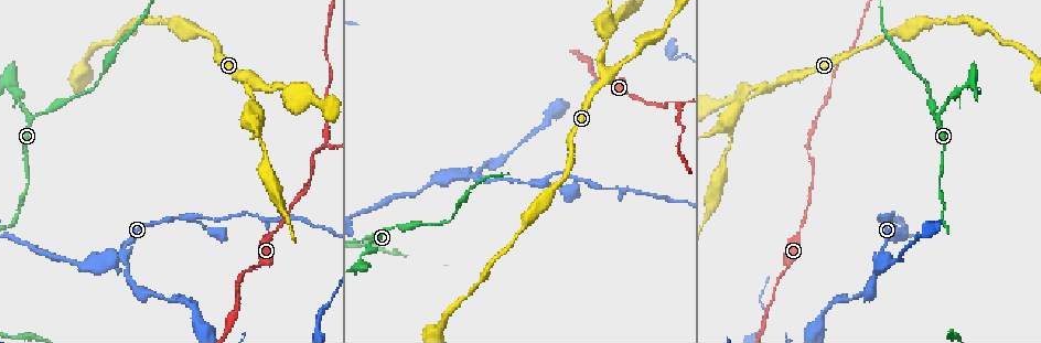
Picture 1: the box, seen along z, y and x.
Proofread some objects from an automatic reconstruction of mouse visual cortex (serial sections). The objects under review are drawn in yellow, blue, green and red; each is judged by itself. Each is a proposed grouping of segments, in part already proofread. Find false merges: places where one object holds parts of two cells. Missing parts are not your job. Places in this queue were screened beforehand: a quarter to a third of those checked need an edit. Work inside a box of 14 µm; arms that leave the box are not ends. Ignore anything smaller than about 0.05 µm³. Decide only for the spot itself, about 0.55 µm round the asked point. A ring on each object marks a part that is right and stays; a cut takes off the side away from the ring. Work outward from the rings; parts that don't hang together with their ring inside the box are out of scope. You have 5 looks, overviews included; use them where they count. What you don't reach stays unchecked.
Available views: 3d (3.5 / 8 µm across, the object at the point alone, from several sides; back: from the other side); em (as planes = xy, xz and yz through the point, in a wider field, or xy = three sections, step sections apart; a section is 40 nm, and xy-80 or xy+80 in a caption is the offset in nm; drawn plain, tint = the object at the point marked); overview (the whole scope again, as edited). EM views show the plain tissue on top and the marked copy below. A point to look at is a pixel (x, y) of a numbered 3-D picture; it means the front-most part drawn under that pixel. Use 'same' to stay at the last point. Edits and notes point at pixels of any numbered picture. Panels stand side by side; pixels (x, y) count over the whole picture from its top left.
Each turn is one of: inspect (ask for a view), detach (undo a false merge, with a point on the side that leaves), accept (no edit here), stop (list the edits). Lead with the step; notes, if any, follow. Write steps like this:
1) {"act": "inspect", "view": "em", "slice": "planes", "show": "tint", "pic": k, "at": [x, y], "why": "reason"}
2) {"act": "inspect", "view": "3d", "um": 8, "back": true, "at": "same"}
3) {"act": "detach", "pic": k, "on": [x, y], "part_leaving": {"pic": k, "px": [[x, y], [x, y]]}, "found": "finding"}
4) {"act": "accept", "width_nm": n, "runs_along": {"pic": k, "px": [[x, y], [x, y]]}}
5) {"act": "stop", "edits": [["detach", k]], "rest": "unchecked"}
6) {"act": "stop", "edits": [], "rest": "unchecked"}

{"act": "inspect", "view": "em", "slice": "planes", "show": "tint", "pic": 1, "at": [119, 257]}

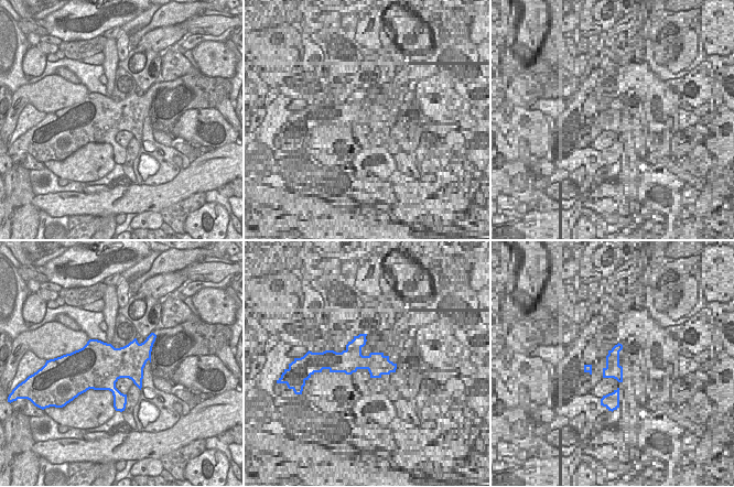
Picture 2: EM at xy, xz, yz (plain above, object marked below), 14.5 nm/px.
{"act": "inspect", "view": "3d", "um": 3.5, "at": "same"}

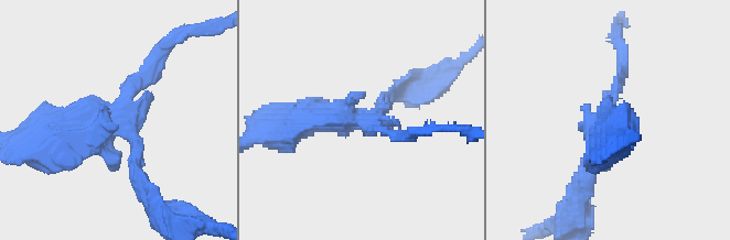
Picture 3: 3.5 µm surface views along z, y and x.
{"act": "detach", "pic": 3, "on": [137, 162], "part_leaving": {"pic": 3, "px": [[115, 127], [57, 143], [20, 143]]}, "found": "two cells meet here"}

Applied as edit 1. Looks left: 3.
{"act": "inspect", "view": "3d", "um": 8, "pic": 1, "at": [252, 271], "why": "thick turns thin"}

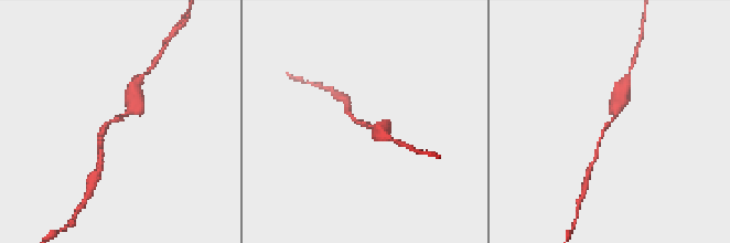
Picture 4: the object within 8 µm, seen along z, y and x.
{"act": "inspect", "view": "em", "slice": "xy", "step": 1, "show": "tint", "pic": 4, "at": [363, 122], "arm_widths_nm": [150, 450], "why": "shape alone is not enough"}

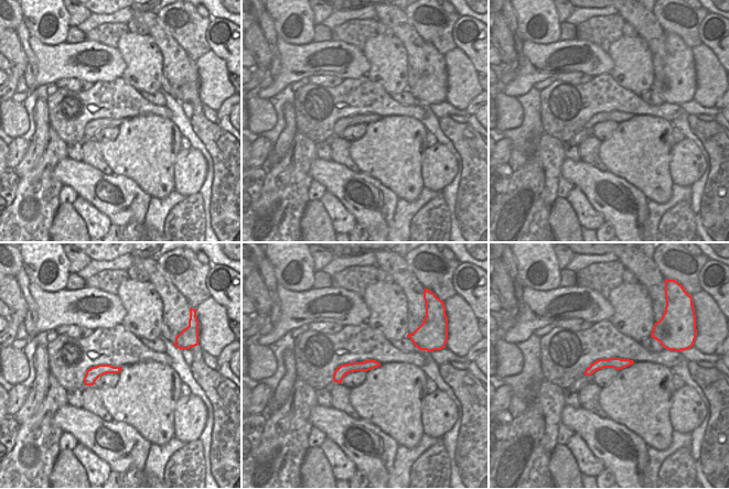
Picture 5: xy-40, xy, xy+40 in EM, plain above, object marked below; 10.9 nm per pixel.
{"act": "accept", "runs_along": {"pic": 4, "px": [[136, 96], [128, 113], [108, 123], [102, 140]]}, "found": "one cell here"}

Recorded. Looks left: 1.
{"act": "stop", "edits": [["detach", 3]], "rest": "unchecked"}

